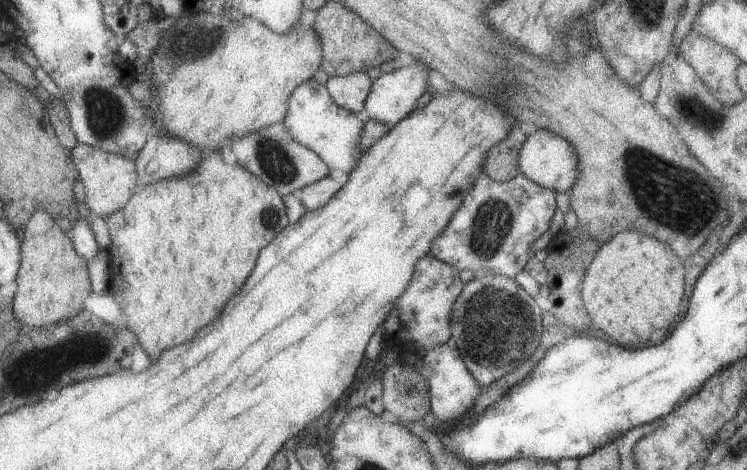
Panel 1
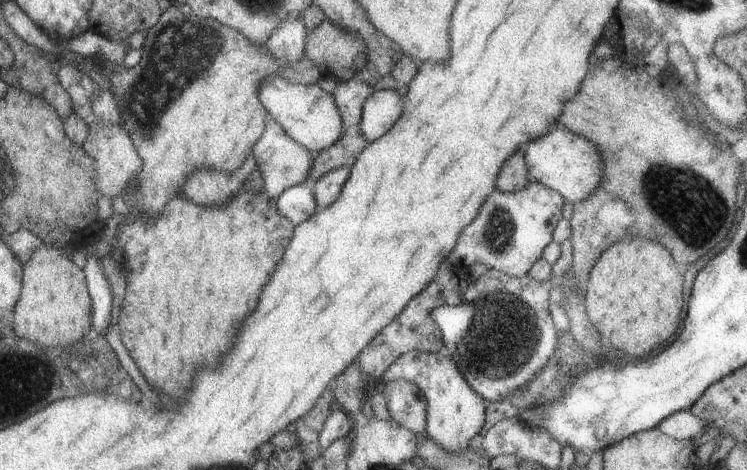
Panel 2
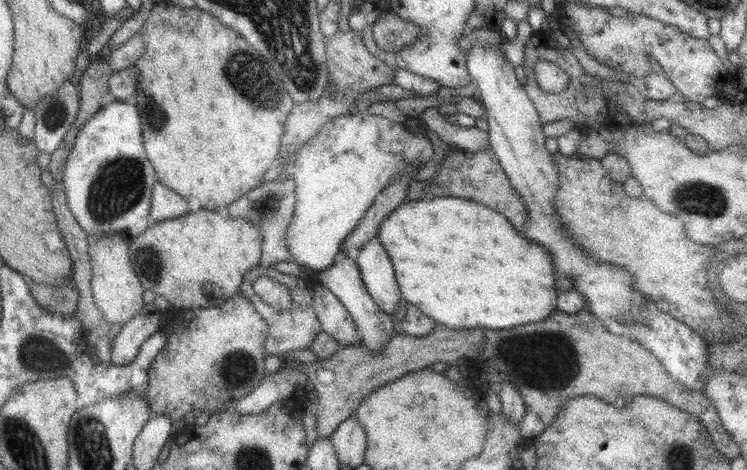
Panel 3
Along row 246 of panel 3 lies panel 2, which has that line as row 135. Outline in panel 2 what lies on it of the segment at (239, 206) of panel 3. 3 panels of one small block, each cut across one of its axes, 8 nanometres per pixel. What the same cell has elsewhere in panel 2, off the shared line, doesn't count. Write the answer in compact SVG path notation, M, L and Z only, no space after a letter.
M272 118L265 121L263 134L255 141L250 153L256 160L256 168L262 176L266 195L275 201L287 187L305 182L313 157L310 152L295 142Z

